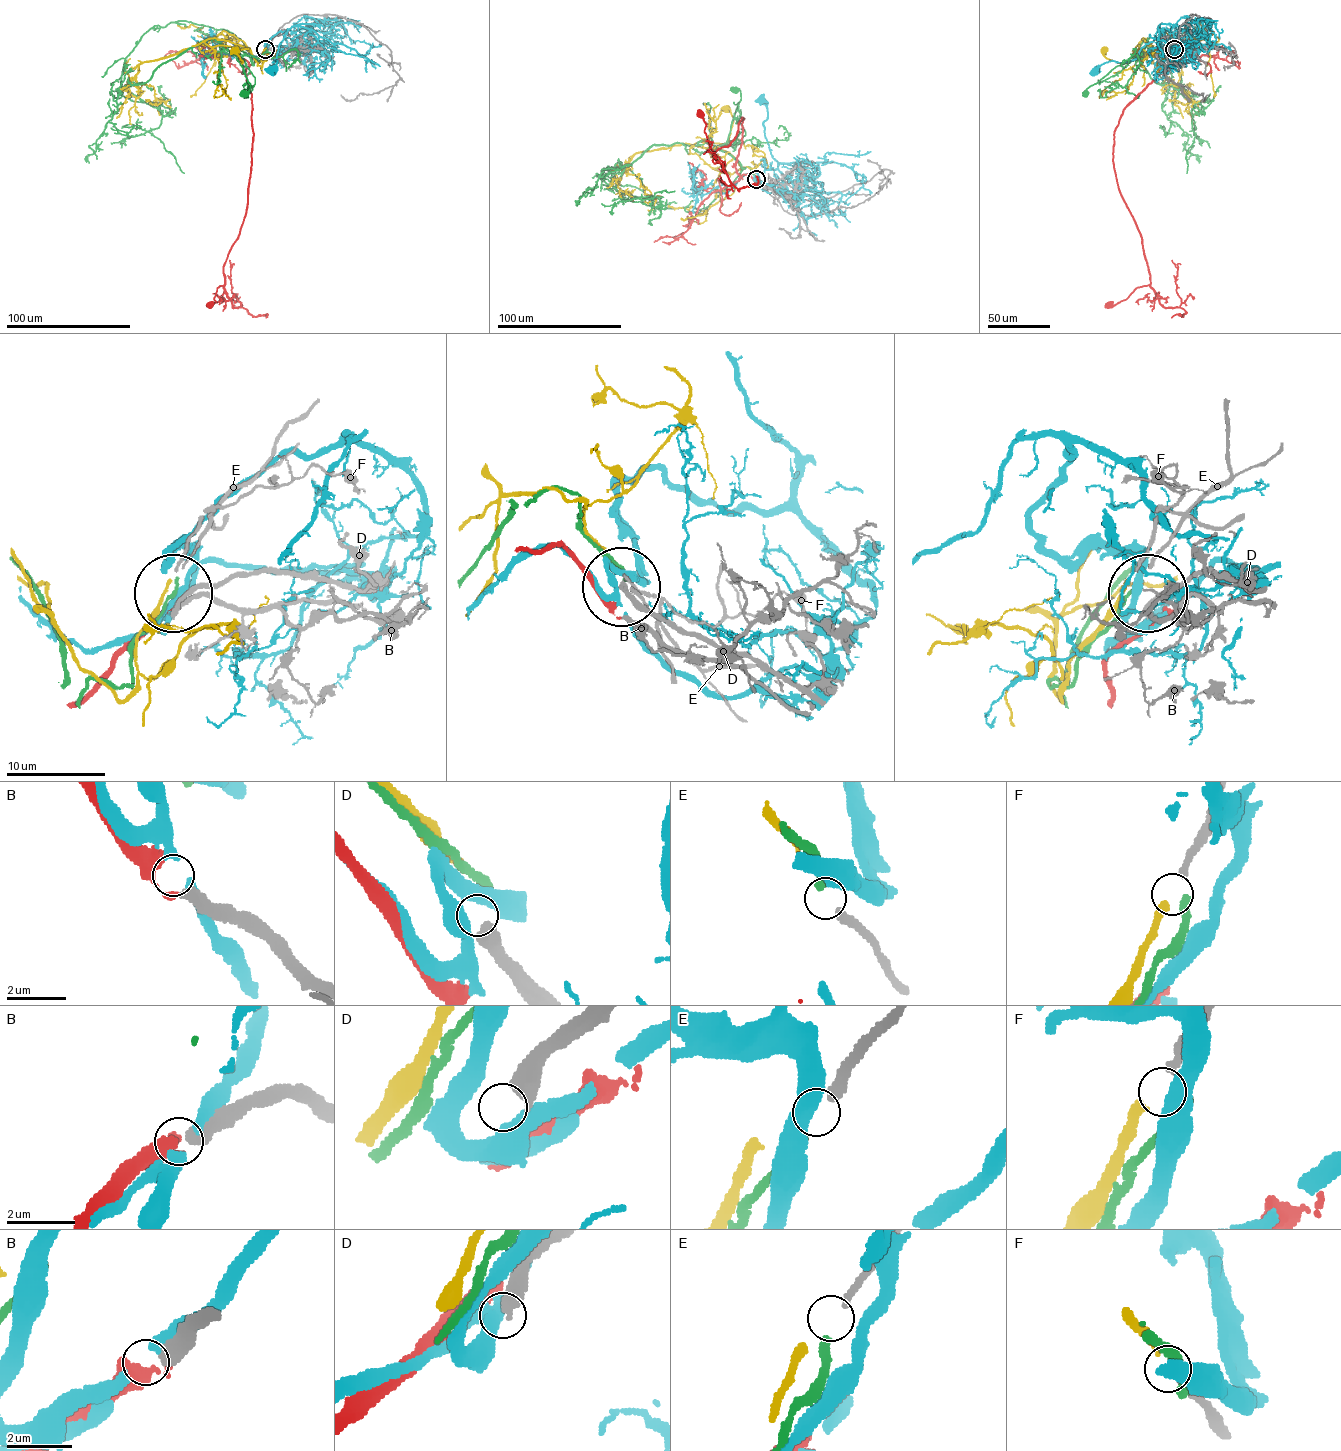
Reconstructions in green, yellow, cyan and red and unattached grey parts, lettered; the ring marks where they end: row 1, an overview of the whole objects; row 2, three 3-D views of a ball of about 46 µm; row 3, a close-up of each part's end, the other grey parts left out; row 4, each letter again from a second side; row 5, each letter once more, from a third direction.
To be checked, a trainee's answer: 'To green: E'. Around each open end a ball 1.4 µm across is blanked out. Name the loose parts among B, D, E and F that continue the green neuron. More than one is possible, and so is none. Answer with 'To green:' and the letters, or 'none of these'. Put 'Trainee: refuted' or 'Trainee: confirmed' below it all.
To green: E
Trainee: confirmed

